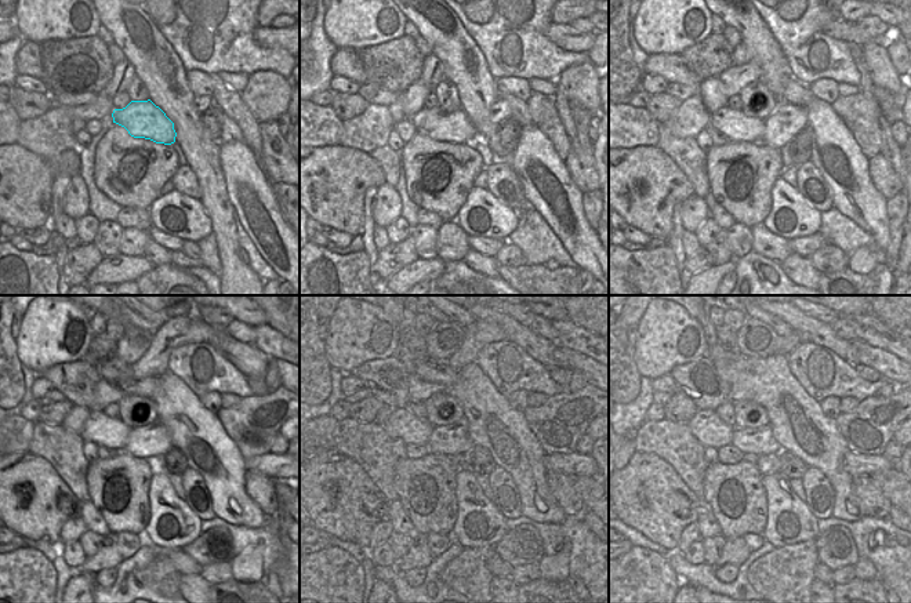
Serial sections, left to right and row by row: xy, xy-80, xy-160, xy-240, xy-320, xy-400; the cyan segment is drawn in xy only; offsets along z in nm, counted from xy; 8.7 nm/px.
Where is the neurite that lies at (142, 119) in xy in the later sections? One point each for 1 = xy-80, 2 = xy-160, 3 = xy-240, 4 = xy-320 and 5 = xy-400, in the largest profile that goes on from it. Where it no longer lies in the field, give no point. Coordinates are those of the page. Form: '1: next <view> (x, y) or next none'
1: next xy-80 (442, 126)
2: next xy-160 (739, 127)
3: next xy-240 (101, 429)
4: next xy-320 (402, 425)
5: next xy-400 (706, 425)

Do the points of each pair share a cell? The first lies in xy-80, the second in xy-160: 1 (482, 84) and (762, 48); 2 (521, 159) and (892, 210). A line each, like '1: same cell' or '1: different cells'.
1: same cell
2: different cells

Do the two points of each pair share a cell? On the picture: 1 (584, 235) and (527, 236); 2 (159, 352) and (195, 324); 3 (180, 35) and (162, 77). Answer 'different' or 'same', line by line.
1: different
2: same
3: different

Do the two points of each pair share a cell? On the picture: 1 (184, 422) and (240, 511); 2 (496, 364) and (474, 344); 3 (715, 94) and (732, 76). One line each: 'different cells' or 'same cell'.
1: same cell
2: different cells
3: different cells

